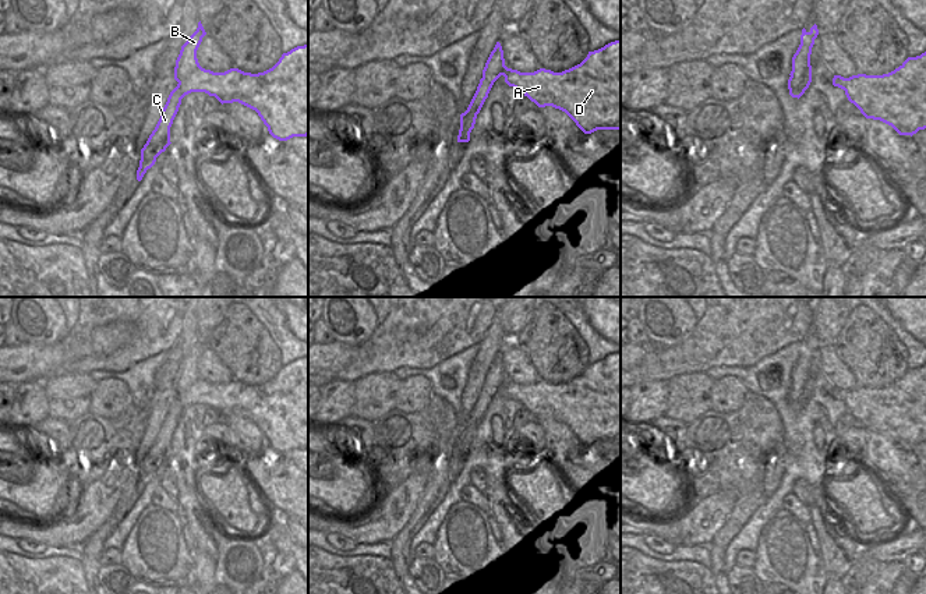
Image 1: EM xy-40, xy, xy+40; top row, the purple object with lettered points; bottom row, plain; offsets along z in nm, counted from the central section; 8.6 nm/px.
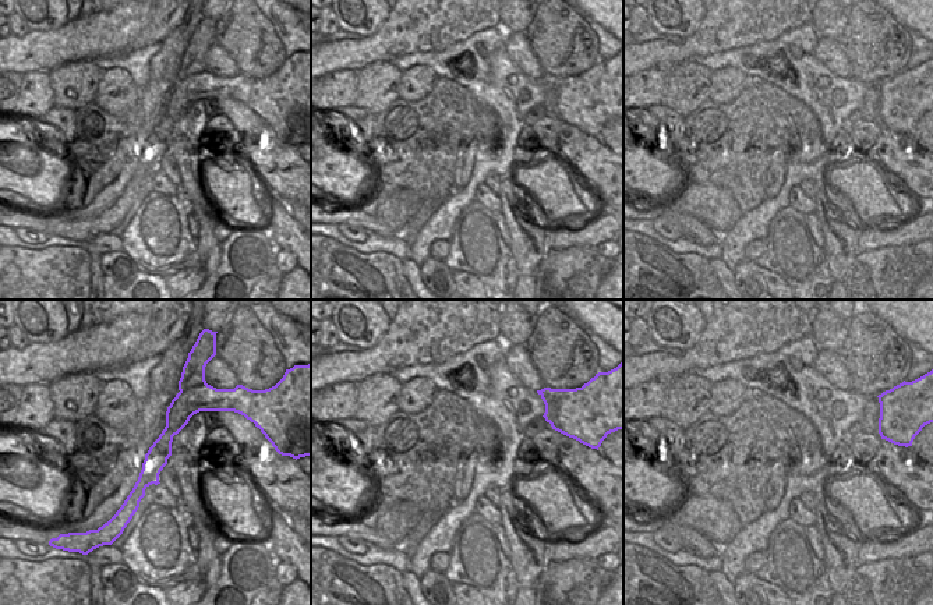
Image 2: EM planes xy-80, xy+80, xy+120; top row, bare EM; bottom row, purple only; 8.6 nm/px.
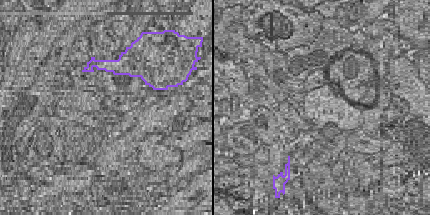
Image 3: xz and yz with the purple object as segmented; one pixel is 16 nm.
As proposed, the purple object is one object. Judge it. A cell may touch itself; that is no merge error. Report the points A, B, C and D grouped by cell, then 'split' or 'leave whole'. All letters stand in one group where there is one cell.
A C D / B; split

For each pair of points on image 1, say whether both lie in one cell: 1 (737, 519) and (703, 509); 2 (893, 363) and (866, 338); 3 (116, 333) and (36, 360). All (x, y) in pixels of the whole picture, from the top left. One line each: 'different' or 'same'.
1: different
2: same
3: same

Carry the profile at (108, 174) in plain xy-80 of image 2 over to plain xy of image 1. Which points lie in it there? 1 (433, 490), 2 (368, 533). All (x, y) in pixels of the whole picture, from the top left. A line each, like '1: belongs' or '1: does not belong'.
1: does not belong
2: belongs

